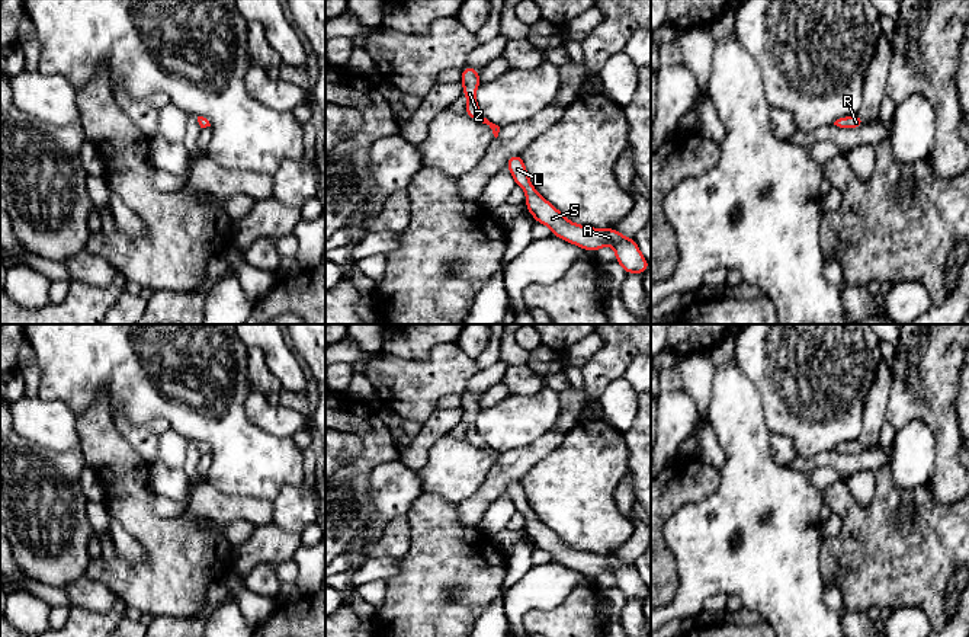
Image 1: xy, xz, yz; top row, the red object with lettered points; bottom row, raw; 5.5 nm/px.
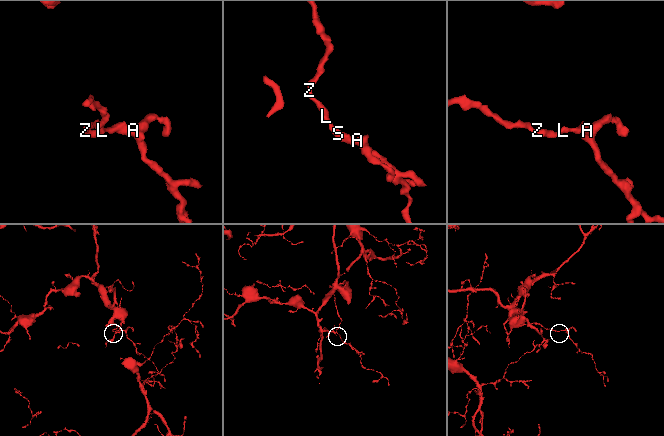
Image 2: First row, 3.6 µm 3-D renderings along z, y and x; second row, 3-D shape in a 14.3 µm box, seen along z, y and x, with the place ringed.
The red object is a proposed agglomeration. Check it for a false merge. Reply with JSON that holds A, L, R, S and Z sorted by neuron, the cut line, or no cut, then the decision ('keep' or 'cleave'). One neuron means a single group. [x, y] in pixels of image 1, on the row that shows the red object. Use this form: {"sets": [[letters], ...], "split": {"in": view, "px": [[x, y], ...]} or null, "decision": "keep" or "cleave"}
{"sets": [["A", "L", "R", "S", "Z"]], "split": null, "decision": "keep"}

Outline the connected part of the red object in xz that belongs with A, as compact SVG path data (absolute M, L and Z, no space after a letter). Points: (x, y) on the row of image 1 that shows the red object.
M510 156L507 167L516 185L526 191L526 205L538 223L552 228L554 236L561 237L585 250L596 252L610 244L616 250L616 262L626 273L645 273L649 263L644 259L635 239L623 237L616 228L597 230L593 227L577 225L568 221L552 204L543 199L529 180L522 156Z

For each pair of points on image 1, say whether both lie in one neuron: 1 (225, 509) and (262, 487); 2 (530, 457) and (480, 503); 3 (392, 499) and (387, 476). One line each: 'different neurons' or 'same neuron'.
1: different neurons
2: same neuron
3: same neuron

